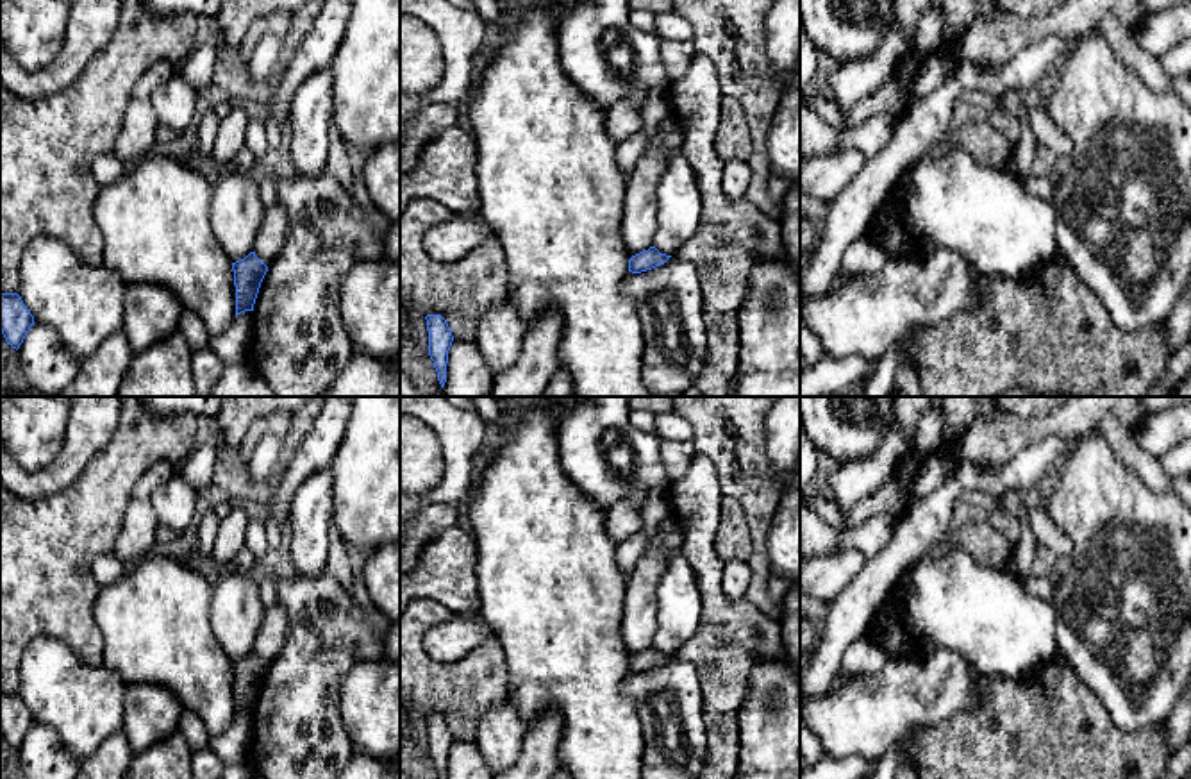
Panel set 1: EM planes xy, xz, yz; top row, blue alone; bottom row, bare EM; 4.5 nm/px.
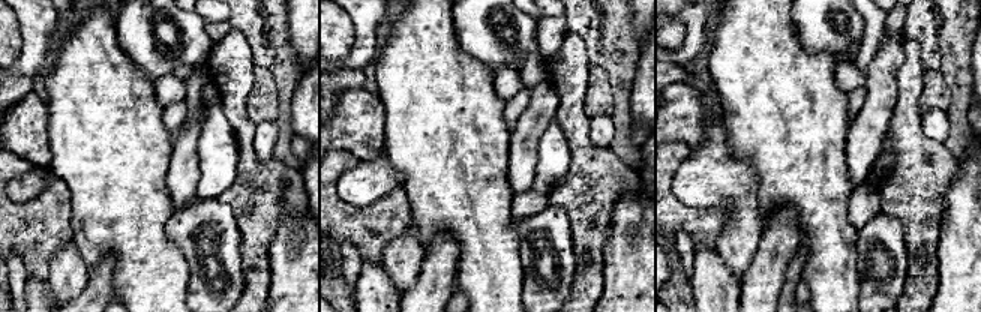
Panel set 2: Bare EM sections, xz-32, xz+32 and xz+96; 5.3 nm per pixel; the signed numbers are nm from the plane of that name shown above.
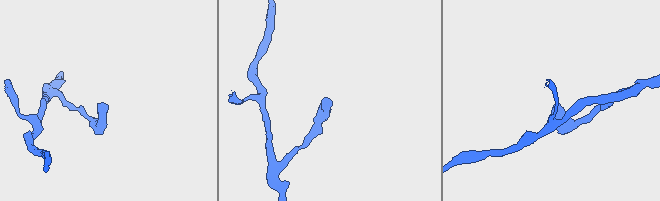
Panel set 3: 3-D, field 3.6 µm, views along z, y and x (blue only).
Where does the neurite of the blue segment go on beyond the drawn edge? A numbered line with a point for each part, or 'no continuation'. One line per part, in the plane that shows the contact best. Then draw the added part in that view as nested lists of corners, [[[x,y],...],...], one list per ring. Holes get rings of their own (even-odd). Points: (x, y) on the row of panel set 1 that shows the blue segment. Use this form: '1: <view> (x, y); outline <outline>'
no continuation

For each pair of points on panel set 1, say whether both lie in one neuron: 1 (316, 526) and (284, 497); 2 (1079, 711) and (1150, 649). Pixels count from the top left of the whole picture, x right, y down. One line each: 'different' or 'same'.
1: different
2: different

